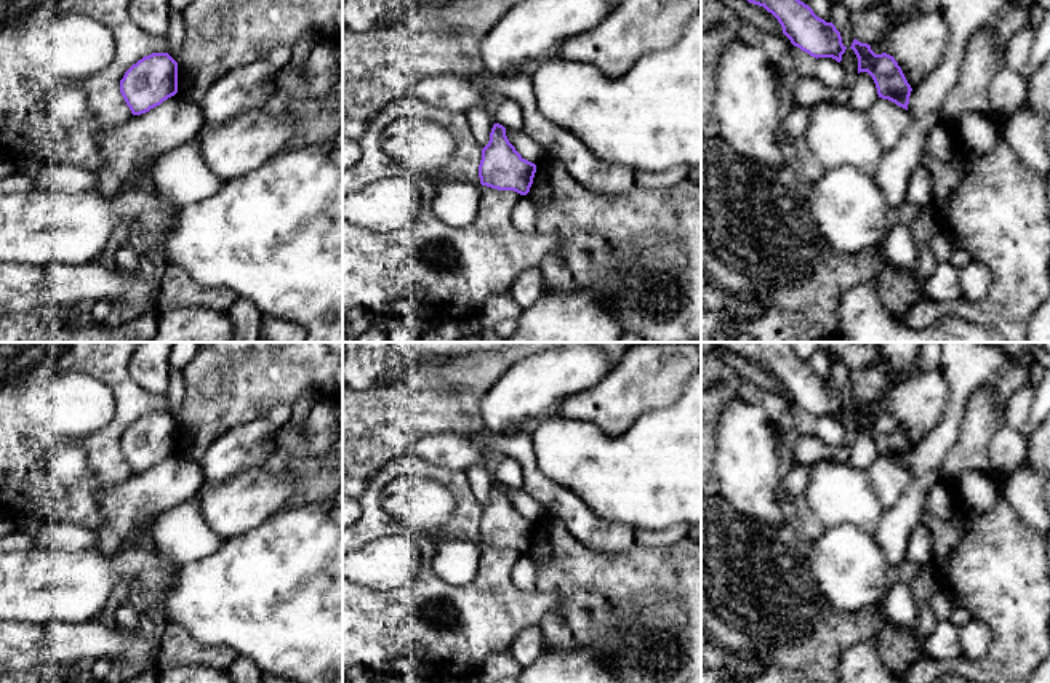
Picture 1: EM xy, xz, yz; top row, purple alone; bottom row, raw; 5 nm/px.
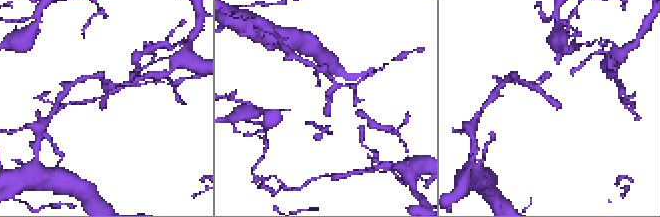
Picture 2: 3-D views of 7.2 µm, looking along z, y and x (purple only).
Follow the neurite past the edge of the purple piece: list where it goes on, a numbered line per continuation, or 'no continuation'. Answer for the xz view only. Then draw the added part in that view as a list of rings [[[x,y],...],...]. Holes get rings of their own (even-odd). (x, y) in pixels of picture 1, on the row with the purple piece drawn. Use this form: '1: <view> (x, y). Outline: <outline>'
no continuation

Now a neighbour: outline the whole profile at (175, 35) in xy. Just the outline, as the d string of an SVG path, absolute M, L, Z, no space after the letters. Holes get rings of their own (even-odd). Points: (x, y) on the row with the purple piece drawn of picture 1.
M170 10L170 24L166 32L168 54L178 62L184 43L186 19L182 11Z

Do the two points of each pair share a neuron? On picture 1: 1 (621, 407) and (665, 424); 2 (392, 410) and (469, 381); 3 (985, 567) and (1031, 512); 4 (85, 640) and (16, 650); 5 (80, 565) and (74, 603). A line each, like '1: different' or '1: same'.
1: different
2: same
3: different
4: same
5: same

